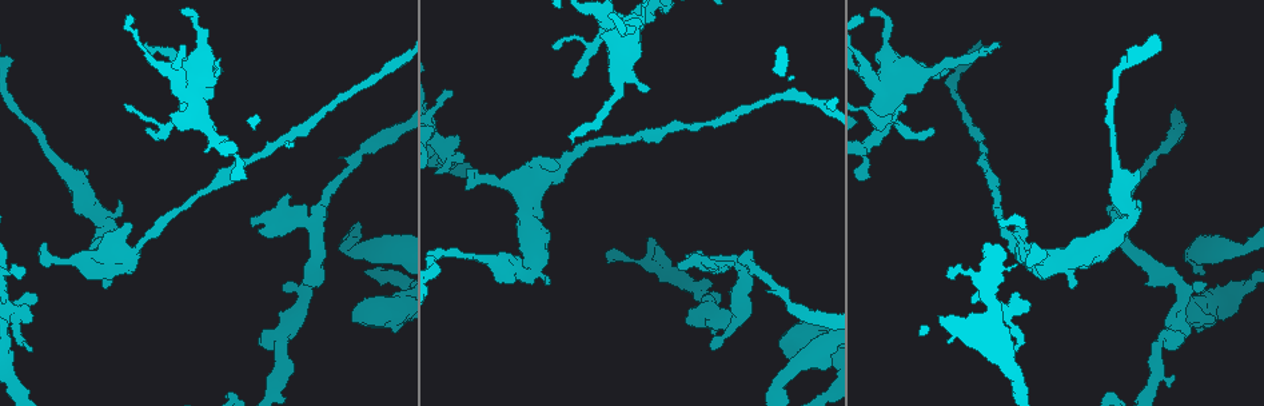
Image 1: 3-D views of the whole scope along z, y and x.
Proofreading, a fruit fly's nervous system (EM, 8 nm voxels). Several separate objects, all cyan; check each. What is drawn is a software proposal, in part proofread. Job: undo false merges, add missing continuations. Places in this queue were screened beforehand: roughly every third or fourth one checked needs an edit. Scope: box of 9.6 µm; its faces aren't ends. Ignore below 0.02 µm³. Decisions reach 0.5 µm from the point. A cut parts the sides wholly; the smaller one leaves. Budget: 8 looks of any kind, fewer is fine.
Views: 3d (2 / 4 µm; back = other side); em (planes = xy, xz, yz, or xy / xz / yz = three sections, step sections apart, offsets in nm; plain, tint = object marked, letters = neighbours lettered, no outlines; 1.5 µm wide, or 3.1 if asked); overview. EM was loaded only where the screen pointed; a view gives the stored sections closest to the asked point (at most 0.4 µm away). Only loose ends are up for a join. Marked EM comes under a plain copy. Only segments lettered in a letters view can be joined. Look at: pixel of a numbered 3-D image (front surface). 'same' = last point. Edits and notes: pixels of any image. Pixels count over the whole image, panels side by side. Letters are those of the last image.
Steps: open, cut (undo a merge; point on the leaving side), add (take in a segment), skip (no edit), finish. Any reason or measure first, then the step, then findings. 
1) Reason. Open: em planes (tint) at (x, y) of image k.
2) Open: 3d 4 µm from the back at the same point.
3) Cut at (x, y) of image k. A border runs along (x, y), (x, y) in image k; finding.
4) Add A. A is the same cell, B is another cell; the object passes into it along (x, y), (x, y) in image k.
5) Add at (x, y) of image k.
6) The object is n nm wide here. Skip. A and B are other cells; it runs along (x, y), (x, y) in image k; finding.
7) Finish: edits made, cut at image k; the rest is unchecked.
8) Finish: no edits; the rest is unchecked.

Abrupt turn. Open: 3d 4 µm from the back at (794, 336) of image 1.

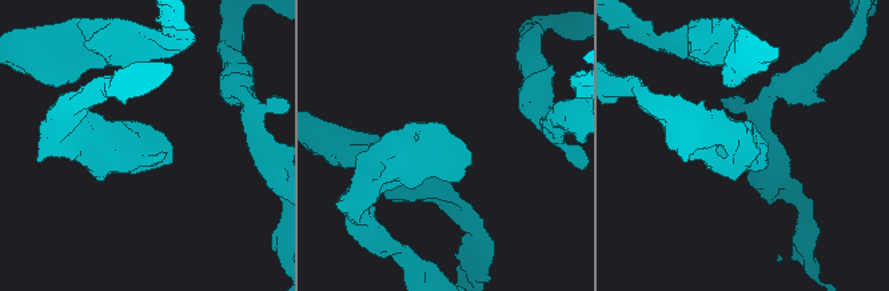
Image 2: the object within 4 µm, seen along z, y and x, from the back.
Shape alone is not enough. Open: em xz step 8 (tint) at (447, 147) of image 2.

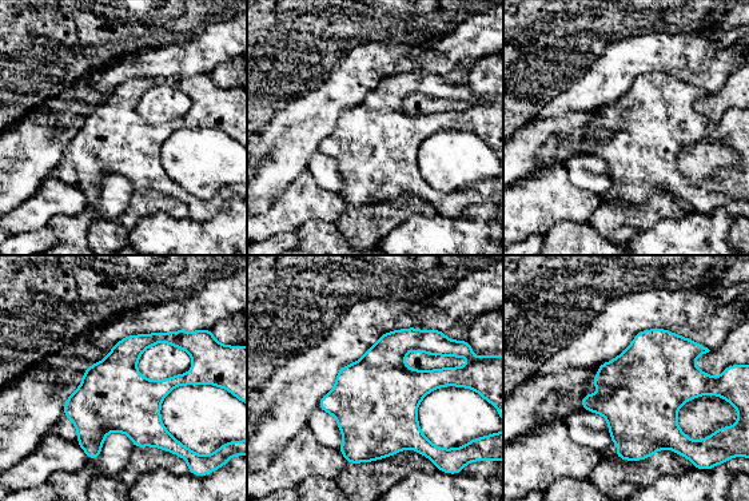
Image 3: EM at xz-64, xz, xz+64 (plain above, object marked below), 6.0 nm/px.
Another direction. Open: em planes (letters) at the same point.

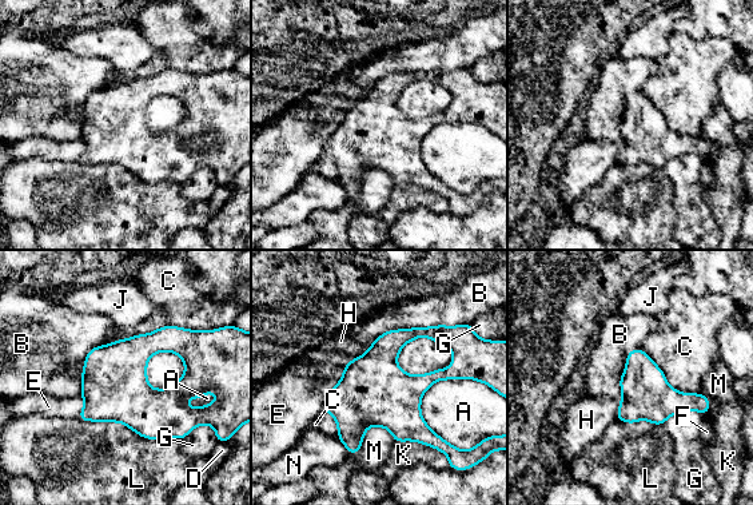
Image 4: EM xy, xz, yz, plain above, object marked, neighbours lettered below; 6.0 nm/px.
The longest contact is with L, 650 nm. Skip. A, B, C, D, E, F, G, H, J, K, L, M and N are other cells; a border runs along (203, 330), (160, 326), (102, 346) in image 4; all the same neuron.

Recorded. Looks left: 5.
Open: 3d 2 µm at (715, 348) of image 1.

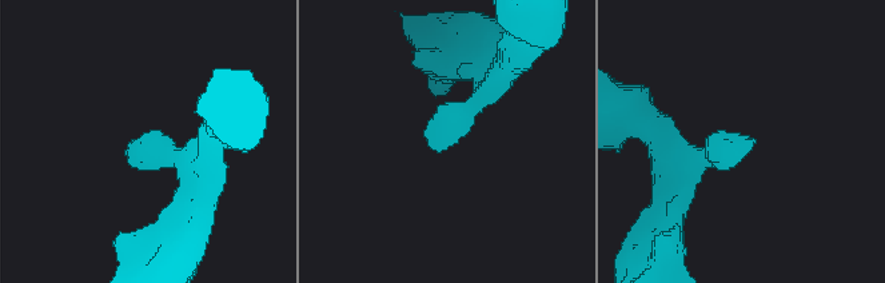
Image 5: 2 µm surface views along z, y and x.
Open: em planes (tint) at (140, 136) of image 5.

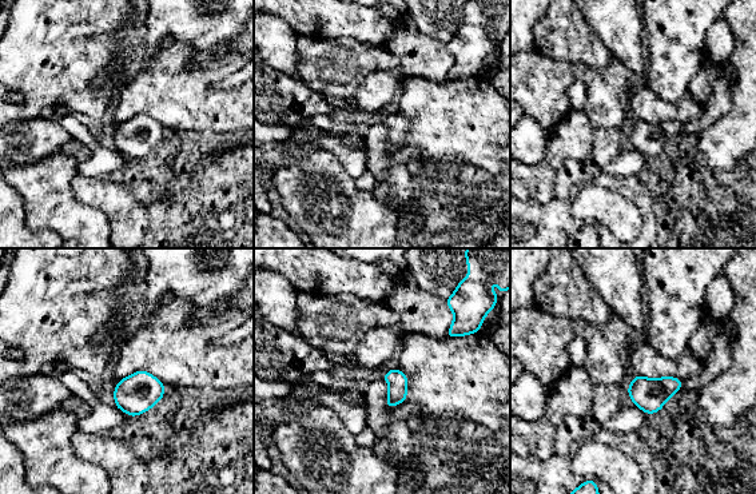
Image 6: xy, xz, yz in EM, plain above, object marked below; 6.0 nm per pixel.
See the neighbours. Open: em planes (letters) at the same point.

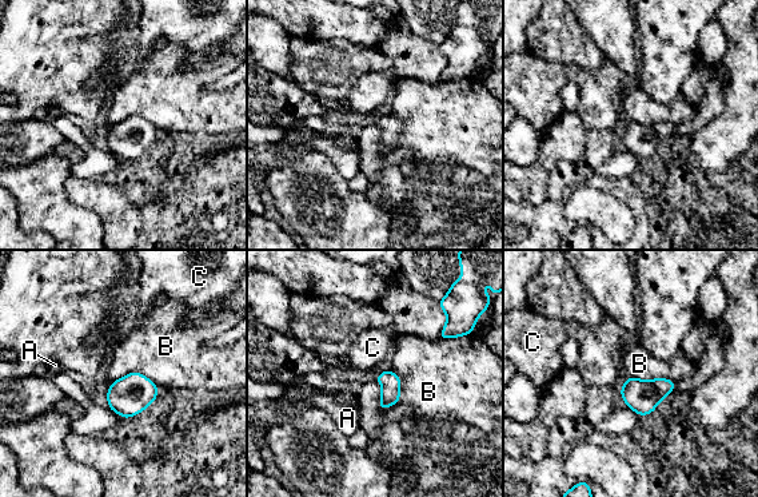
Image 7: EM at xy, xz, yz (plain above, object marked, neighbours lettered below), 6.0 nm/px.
Skip. A, B and C are other cells; a border runs along (390, 368), (399, 400), (382, 410) in image 7; none of them fits.

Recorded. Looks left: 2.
Finish: no edits; the rest is unchecked.

